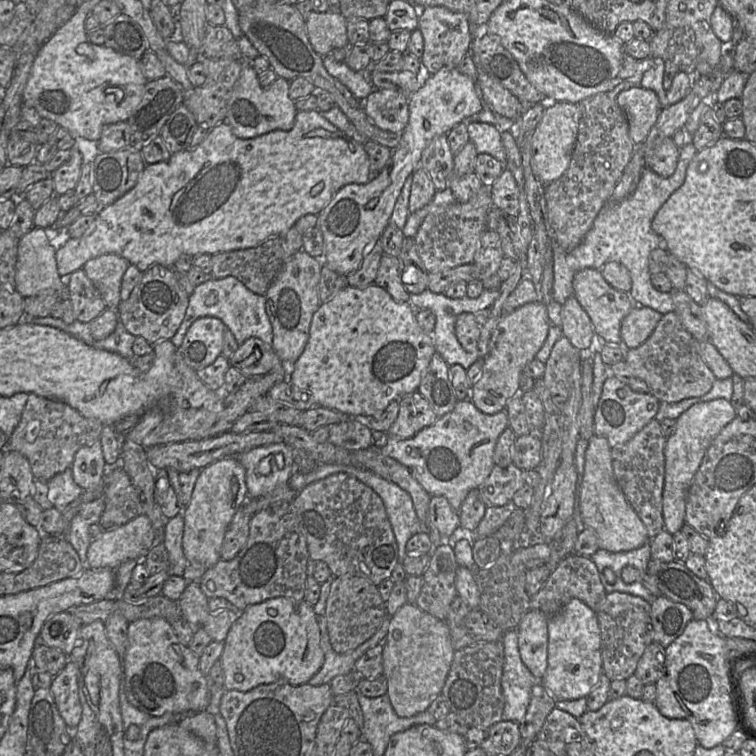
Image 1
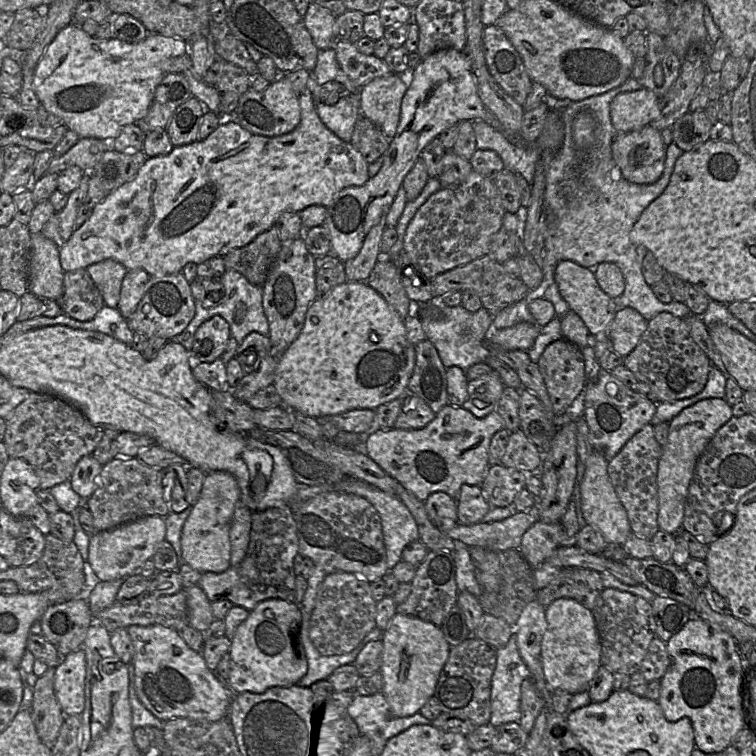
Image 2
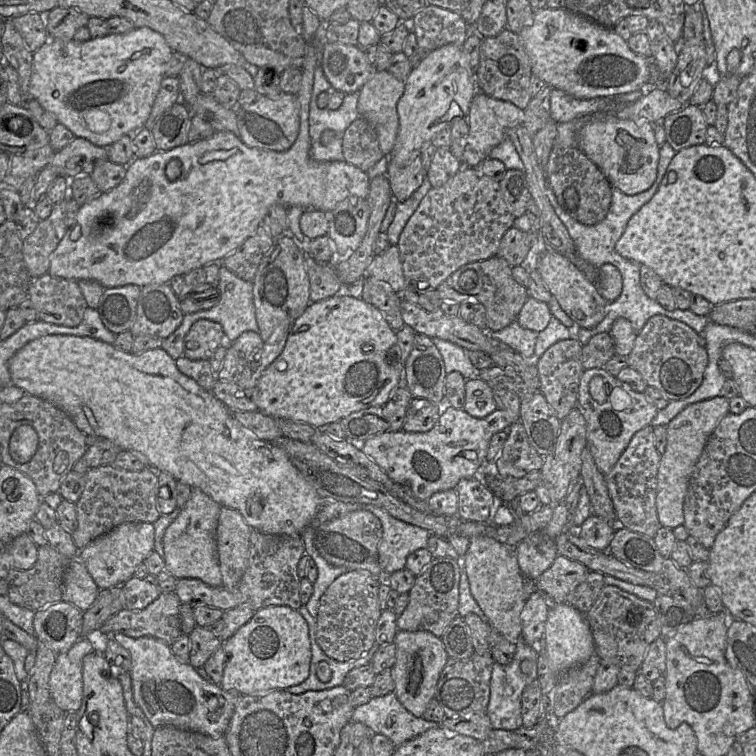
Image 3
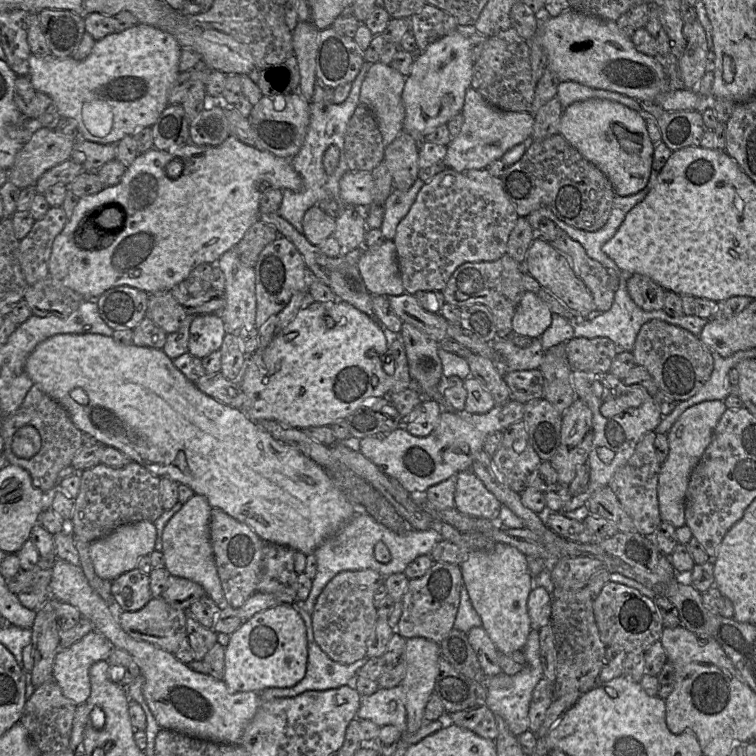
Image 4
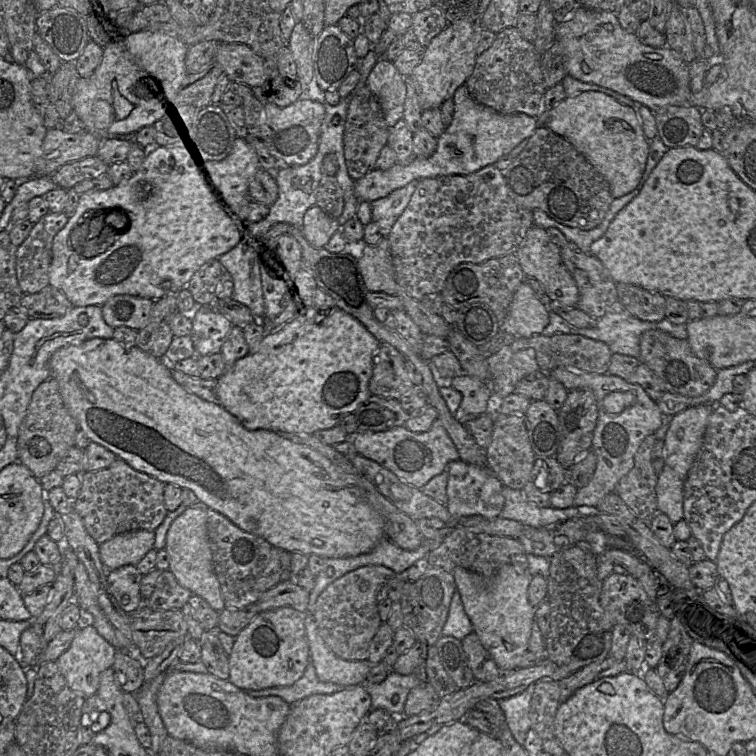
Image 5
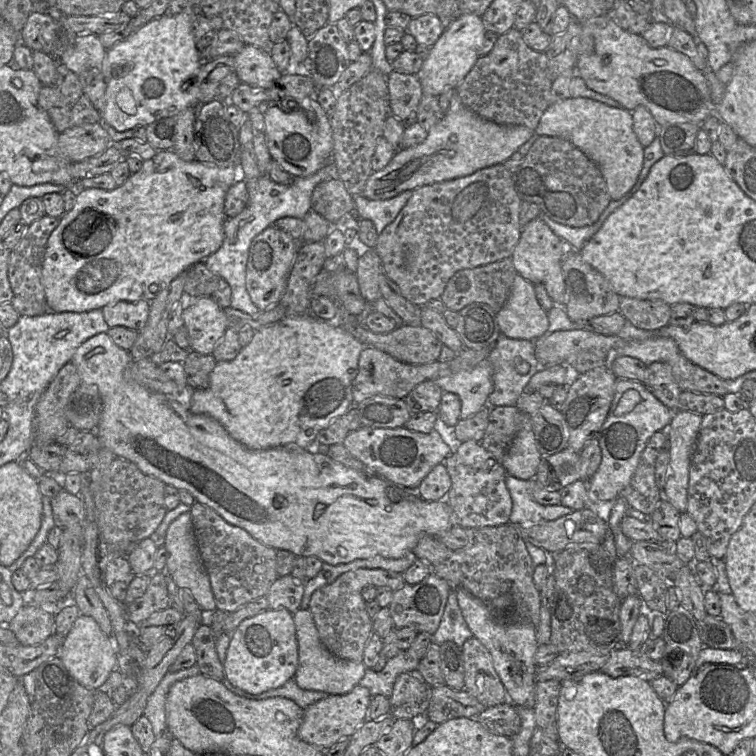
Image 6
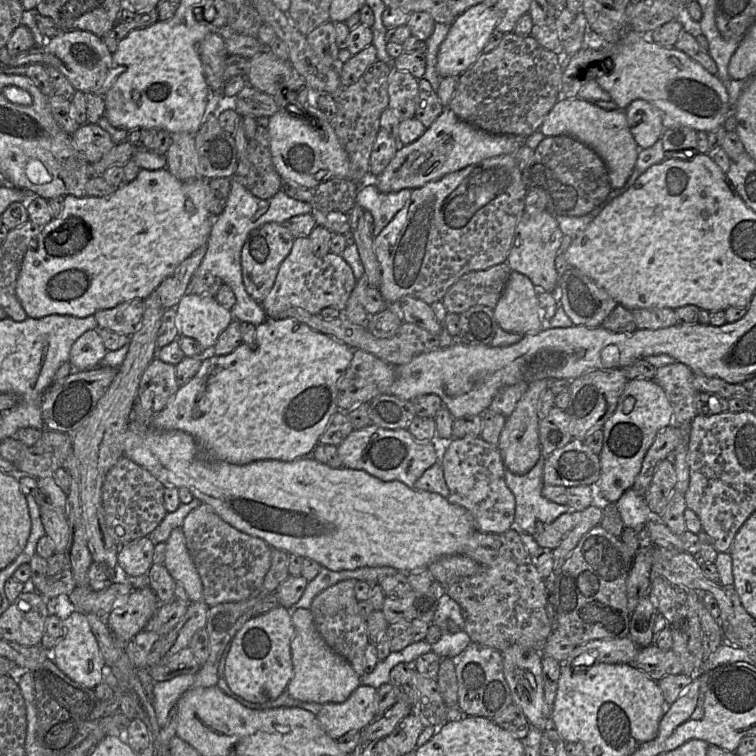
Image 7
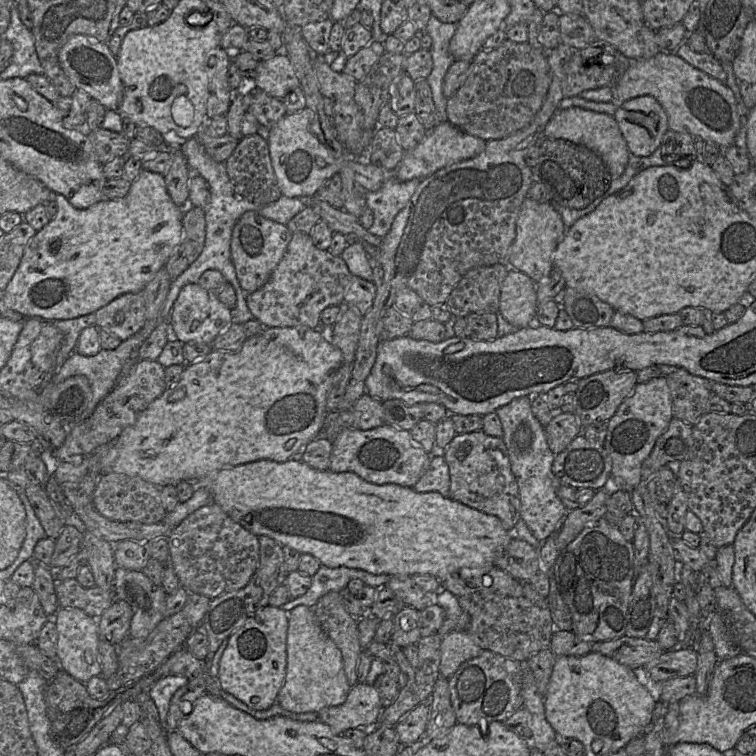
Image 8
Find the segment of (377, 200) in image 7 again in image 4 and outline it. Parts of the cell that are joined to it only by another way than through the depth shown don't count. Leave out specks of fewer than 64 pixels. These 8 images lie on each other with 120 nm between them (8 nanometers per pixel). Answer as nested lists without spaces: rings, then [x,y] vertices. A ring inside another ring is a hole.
[[[420,178],[405,191],[393,189],[384,203],[384,216],[380,230],[387,240],[393,240],[397,226],[407,215],[425,182]]]

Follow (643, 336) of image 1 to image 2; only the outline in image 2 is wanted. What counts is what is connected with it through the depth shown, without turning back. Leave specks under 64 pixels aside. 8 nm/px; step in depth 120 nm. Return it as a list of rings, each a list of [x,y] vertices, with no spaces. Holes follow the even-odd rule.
[[[625,307],[617,311],[610,324],[611,349],[626,357],[636,348],[647,326],[648,320],[637,310]]]

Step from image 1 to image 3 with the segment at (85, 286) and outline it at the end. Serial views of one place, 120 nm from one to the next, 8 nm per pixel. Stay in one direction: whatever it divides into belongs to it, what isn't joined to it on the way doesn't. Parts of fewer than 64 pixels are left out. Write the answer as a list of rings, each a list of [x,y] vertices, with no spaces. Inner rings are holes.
[[[48,273],[33,279],[28,290],[37,320],[64,326],[77,326],[88,308],[79,281]]]

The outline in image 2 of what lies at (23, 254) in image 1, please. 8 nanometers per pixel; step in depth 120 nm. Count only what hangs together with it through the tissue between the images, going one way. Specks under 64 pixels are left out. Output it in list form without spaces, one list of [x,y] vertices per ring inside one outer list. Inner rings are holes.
[[[41,232],[32,234],[28,291],[40,299],[59,302],[63,295],[63,279],[59,248]]]

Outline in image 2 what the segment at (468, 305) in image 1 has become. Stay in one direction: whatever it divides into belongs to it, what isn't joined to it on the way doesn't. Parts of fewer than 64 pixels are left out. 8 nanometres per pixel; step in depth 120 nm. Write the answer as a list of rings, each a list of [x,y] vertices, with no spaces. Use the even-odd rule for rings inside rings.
[[[442,299],[434,301],[434,304],[439,307],[439,316],[434,316],[431,310],[421,310],[418,315],[427,339],[438,350],[444,366],[446,368],[457,366],[467,371],[479,362],[486,362],[490,355],[487,342],[492,330],[493,316],[484,307],[476,312],[470,312],[461,305],[447,306]]]

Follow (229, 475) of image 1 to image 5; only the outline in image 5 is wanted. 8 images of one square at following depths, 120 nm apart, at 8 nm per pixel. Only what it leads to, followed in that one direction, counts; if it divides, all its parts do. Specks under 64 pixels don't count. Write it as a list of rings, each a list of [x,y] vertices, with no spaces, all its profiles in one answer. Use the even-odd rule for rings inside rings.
[[[197,502],[175,518],[167,531],[164,549],[168,554],[168,570],[172,572],[178,583],[190,590],[192,594],[205,599],[214,610],[220,613],[225,609],[225,603],[214,570],[207,531],[207,508],[203,503]]]

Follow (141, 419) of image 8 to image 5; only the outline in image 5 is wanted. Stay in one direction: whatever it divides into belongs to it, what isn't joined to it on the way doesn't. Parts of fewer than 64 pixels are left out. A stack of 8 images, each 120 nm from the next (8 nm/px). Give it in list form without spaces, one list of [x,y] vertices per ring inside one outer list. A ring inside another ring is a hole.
[[[312,306],[307,309],[302,309],[295,319],[273,329],[272,333],[262,338],[257,347],[253,347],[247,355],[237,360],[231,367],[225,370],[217,379],[217,401],[248,430],[265,429],[277,433],[313,434],[317,430],[332,428],[339,424],[344,416],[353,413],[361,403],[372,395],[369,391],[369,381],[373,371],[372,357],[373,352],[380,345],[380,342],[360,321],[337,306],[327,311],[320,311]]]

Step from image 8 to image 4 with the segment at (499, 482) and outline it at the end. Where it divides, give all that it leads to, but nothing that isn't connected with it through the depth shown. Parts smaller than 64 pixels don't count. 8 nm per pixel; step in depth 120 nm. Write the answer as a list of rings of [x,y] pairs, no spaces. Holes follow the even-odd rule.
[[[472,470],[455,475],[454,508],[462,514],[497,521],[501,503]]]

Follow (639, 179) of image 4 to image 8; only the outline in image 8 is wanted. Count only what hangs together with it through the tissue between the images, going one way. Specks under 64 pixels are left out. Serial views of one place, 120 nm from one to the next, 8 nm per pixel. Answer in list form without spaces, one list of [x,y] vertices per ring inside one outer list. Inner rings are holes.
[[[579,107],[558,109],[546,124],[543,137],[547,139],[564,139],[583,145],[596,153],[605,164],[612,180],[619,178],[629,161],[627,143],[612,115],[585,110]]]

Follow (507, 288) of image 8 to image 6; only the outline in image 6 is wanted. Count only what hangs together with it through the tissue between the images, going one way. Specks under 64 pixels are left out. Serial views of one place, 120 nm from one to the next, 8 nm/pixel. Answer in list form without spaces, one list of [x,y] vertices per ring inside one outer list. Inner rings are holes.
[[[517,274],[507,302],[497,313],[497,321],[505,336],[535,341],[548,330],[547,312],[537,300],[534,285]]]

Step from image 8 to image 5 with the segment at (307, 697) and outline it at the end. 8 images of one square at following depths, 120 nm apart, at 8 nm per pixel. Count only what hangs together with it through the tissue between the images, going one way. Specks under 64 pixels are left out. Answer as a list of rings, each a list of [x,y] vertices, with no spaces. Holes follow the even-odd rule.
[[[306,613],[304,623],[310,661],[320,681],[331,682],[342,687],[358,685],[366,681],[370,668],[367,660],[344,660],[336,656],[320,636],[313,614]]]

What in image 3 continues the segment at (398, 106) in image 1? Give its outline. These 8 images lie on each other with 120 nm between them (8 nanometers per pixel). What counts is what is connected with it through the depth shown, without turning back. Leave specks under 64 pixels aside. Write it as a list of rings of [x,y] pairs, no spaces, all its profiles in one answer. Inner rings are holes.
[[[382,70],[376,71],[359,91],[359,115],[375,129],[384,155],[389,155],[395,144],[399,128],[397,104],[404,90],[405,80]]]

